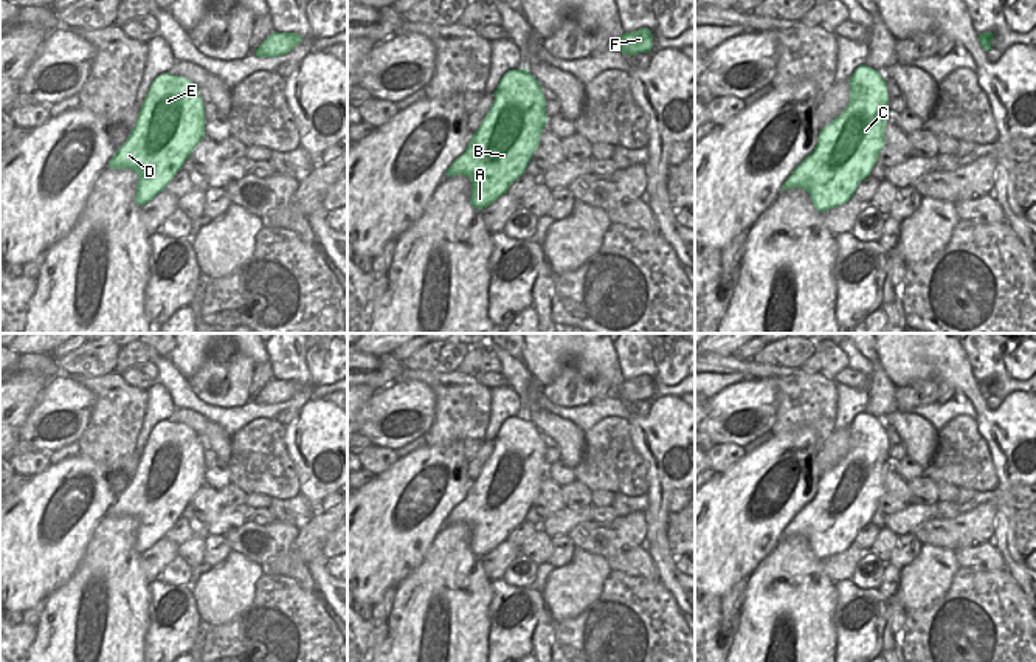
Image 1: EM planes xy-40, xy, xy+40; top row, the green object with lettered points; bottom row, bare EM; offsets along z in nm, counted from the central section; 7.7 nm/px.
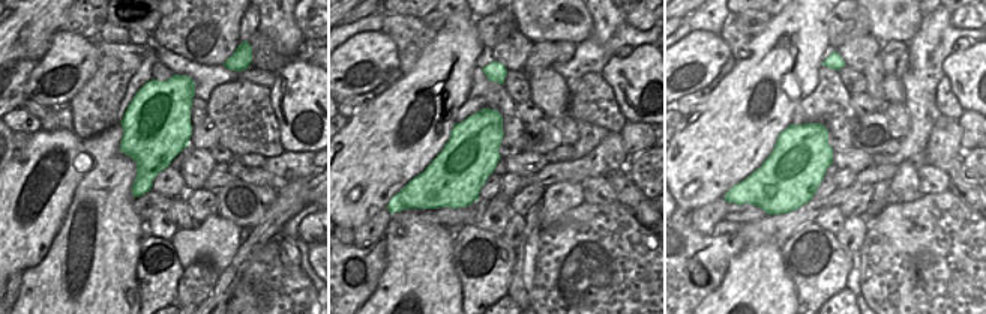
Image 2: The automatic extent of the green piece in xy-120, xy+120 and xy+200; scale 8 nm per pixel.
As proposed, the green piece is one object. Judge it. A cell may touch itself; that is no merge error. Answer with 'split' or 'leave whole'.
leave whole

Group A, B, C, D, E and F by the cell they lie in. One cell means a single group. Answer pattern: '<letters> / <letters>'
A B C D E F

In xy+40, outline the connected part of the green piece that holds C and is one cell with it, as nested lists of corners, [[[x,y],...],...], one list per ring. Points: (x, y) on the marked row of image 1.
[[[859,65],[848,82],[848,105],[836,119],[820,129],[814,150],[791,172],[782,186],[782,191],[805,189],[819,212],[837,208],[855,195],[858,184],[870,175],[886,144],[887,113],[890,112],[887,82],[867,65]]]

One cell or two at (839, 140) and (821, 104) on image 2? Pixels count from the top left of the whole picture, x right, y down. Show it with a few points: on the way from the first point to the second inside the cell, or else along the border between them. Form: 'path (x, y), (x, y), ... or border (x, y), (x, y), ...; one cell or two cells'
path (839, 131), (839, 122), (830, 113); one cell

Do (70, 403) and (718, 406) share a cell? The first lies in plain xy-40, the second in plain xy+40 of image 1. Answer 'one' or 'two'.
one

